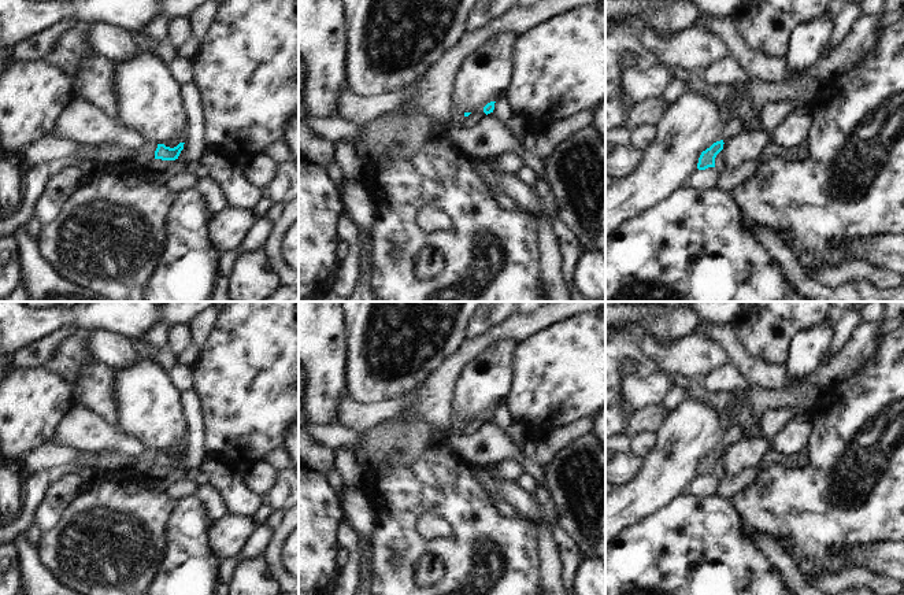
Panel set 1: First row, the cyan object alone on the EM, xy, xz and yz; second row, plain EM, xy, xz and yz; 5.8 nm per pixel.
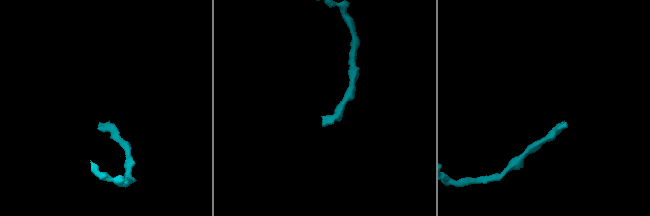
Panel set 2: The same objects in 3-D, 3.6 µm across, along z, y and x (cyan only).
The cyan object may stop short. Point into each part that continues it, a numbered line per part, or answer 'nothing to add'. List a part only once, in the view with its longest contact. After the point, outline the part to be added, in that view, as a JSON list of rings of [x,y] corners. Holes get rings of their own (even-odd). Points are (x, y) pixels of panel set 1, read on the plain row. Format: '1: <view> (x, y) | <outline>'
nothing to add

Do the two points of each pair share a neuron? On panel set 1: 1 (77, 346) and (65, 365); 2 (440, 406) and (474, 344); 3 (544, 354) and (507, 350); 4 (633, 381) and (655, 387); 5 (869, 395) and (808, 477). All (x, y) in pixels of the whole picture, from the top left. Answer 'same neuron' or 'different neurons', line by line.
1: same neuron
2: same neuron
3: different neurons
4: same neuron
5: same neuron

